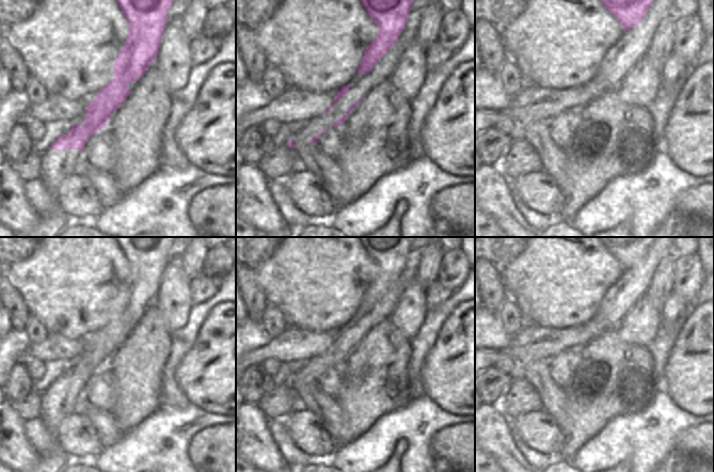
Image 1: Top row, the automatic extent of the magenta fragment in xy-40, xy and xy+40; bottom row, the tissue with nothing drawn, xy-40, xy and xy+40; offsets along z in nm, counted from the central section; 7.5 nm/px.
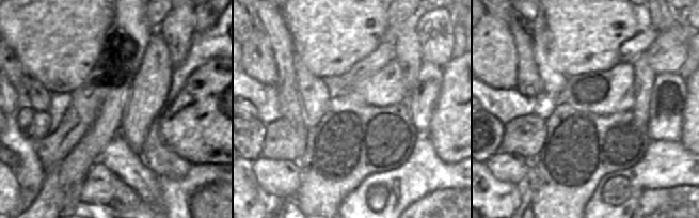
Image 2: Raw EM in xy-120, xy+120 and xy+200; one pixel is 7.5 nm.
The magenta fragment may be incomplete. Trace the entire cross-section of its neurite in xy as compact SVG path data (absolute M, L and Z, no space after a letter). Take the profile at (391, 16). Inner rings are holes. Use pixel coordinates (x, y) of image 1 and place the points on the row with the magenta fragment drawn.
M360 0L379 27L377 37L368 45L358 73L366 75L396 44L403 32L414 0Z

